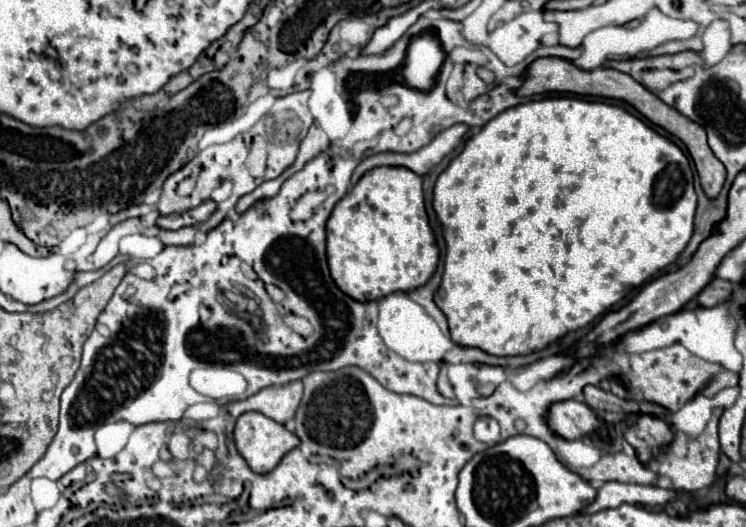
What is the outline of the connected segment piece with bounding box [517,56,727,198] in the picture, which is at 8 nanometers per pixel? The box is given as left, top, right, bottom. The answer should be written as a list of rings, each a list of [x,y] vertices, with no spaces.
[[[537,58],[533,60],[523,76],[523,84],[517,88],[517,96],[531,96],[531,94],[543,94],[543,92],[569,92],[569,94],[581,94],[581,96],[601,96],[601,98],[615,98],[615,100],[625,100],[631,106],[635,106],[645,118],[649,118],[653,124],[665,128],[669,134],[677,136],[689,150],[699,178],[701,178],[701,186],[705,190],[705,194],[709,198],[717,198],[717,194],[723,188],[723,182],[727,178],[727,170],[723,166],[721,160],[715,158],[715,154],[711,152],[709,144],[707,144],[707,132],[703,132],[701,124],[695,124],[693,120],[687,120],[687,116],[683,116],[681,112],[677,112],[675,108],[663,104],[663,100],[659,100],[651,90],[647,90],[645,86],[641,86],[637,80],[633,80],[629,74],[623,74],[619,70],[613,68],[597,68],[597,70],[581,70],[577,68],[573,62],[565,60],[565,58]]]

